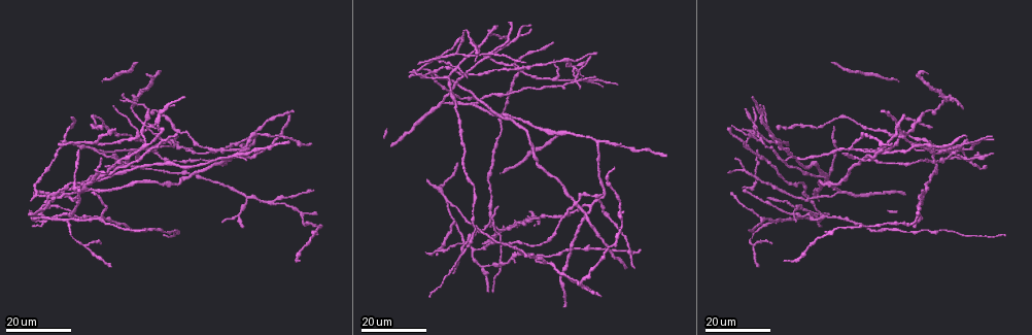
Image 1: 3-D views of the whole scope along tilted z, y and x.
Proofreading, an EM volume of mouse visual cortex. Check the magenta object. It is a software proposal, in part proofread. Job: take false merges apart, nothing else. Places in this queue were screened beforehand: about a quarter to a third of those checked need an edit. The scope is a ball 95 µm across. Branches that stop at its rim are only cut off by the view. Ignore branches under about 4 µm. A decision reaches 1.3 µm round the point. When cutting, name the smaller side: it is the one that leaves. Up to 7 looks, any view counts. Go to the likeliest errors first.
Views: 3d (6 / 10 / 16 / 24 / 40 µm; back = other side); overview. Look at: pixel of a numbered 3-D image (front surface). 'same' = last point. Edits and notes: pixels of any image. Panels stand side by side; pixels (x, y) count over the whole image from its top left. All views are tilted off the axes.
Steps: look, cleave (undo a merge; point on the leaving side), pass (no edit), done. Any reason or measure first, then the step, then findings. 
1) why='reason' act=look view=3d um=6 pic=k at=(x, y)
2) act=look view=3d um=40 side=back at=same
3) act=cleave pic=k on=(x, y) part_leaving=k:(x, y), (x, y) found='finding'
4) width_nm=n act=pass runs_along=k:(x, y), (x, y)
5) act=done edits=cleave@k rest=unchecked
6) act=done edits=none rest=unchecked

act=look view=3d um=16 pic=1 at=(177, 144)

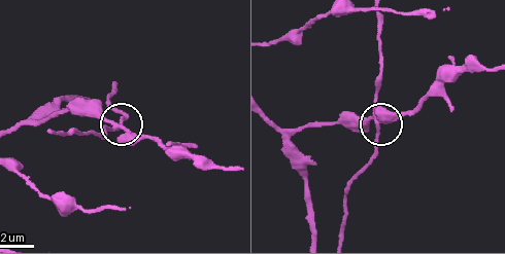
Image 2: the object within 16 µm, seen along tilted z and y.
act=look view=3d um=10 pic=2 at=(116, 126)

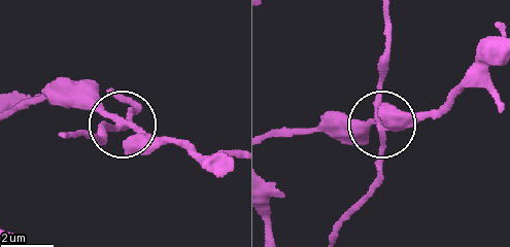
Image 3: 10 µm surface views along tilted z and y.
side_arm_um=21 act=cleave pic=3 on=(100, 128) part_leaving=3:(122, 129), (67, 136) found='two neurons meet here'

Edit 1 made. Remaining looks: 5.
why='redraw' act=look view=overview

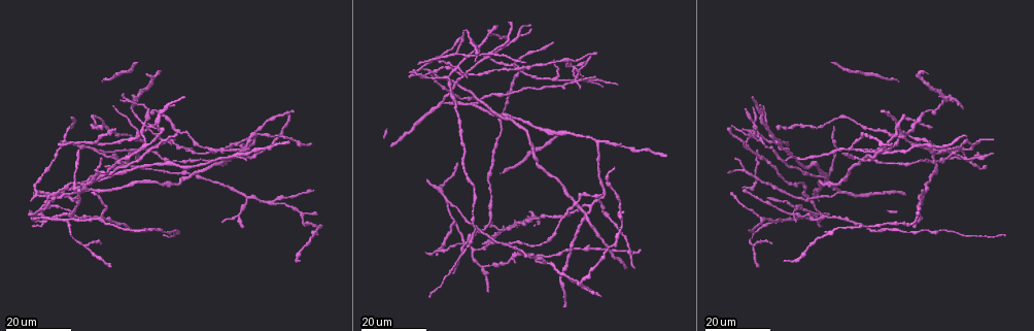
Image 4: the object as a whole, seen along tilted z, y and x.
why='four arms meet' act=look view=3d um=24 pic=4 at=(575, 69)

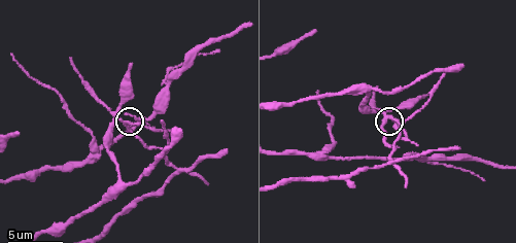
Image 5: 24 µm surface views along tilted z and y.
act=look view=3d um=6 pic=5 at=(384, 114)

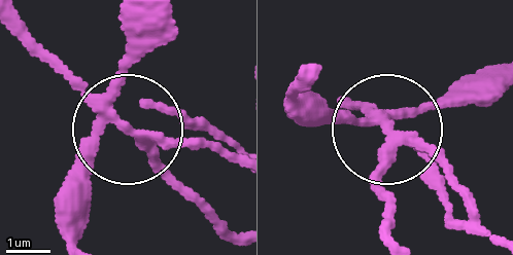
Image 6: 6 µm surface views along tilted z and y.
act=look view=3d um=6 side=back pic=6 at=(138, 135)

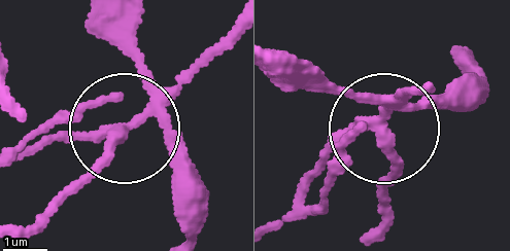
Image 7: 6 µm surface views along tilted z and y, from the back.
width_nm=210 act=cleave pic=7 on=(206, 60) part_leaving=7:(159, 100), (24, 225) found='two neurons meet here'

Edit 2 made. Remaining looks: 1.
act=done edits=cleave@3,cleave@7 rest=unchecked

